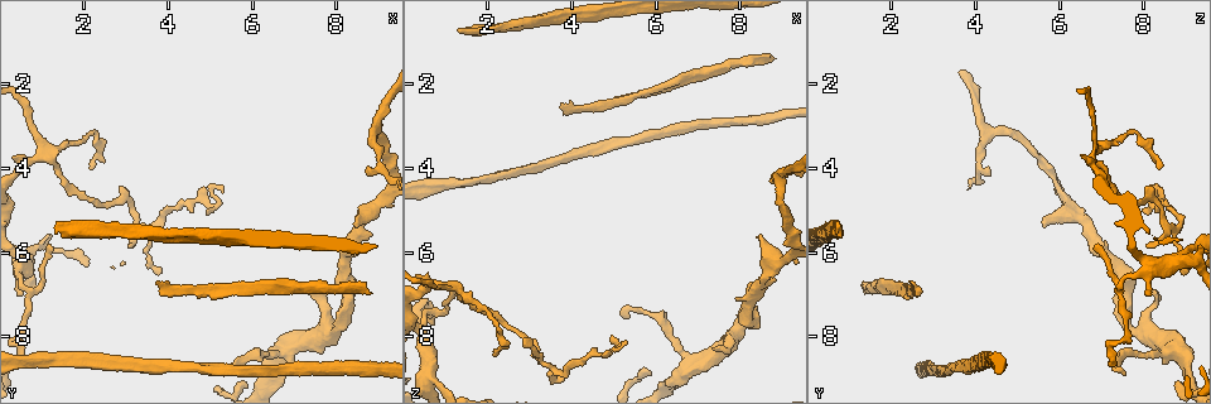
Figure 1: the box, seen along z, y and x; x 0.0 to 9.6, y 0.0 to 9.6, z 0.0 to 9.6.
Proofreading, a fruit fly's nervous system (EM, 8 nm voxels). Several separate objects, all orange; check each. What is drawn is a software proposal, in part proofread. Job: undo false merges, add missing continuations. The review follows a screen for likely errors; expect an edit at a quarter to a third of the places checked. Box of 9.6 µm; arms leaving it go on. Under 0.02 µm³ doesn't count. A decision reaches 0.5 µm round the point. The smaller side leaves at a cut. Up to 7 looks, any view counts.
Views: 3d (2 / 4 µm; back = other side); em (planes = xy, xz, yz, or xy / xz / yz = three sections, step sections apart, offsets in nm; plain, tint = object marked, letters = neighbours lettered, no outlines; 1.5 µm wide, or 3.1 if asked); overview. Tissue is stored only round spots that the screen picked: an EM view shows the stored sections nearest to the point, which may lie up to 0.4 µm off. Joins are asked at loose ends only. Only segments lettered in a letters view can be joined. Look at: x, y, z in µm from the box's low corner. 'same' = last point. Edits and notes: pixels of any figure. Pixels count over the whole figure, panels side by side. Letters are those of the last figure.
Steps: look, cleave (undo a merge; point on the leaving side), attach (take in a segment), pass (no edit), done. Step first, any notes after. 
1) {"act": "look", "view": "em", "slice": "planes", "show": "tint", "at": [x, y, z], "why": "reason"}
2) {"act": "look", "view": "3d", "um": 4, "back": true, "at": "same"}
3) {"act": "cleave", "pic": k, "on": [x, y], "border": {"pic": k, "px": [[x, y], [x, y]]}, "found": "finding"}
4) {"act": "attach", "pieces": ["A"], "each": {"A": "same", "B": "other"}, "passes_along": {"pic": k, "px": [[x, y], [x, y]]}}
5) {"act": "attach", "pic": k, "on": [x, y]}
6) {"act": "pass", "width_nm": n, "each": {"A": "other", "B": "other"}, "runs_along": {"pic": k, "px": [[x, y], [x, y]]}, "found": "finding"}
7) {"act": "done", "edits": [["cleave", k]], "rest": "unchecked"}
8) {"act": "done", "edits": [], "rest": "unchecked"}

{"act": "look", "view": "em", "slice": "xz", "step": 8, "show": "tint", "at": [1.25, 5.50, 0.70], "why": "an open end"}

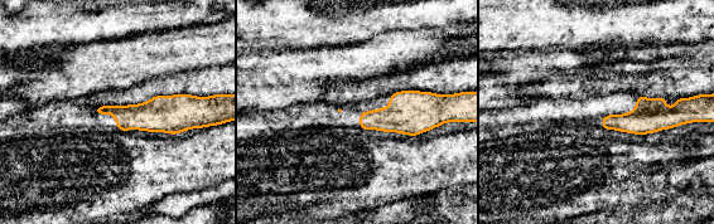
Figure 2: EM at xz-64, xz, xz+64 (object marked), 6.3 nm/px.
{"act": "look", "view": "em", "slice": "planes", "show": "letters", "at": "same"}

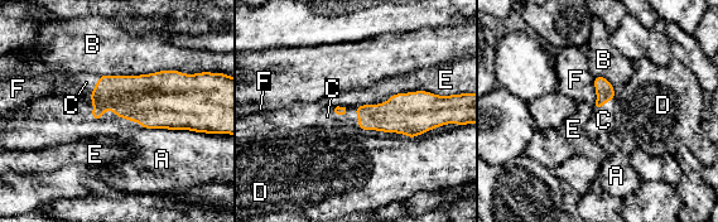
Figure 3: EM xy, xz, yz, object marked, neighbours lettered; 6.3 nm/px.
{"act": "attach", "pic": 3, "on": [86, 82], "longest_contact_nm": ["C", 440], "each": {"A": "other", "B": "other", "C": "same", "D": "other", "E": "other", "F": "other"}, "passes_along": {"pic": 3, "px": [[131, 97], [99, 119], [86, 82]]}, "found": "it goes on there"}

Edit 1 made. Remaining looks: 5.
{"act": "look", "view": "em", "slice": "xy", "step": 8, "show": "letters", "at": [2.20, 4.00, 8.30], "why": "tapers out"}

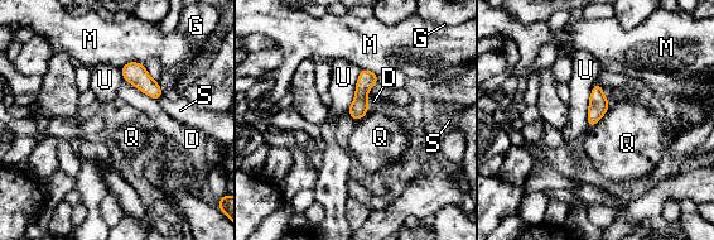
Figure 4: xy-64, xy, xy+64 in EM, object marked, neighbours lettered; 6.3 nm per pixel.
{"act": "pass", "each": {"D": "other", "G": "other", "M": "other", "Q": "other", "S": "other", "U": "other"}, "border": {"pic": 4, "px": [[609, 102], [606, 113], [591, 128]]}, "found": "no lettered segment goes on from it"}

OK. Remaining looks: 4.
{"act": "look", "view": "3d", "um": 2, "at": [7.35, 6.95, 8.30], "why": "branch stops here"}

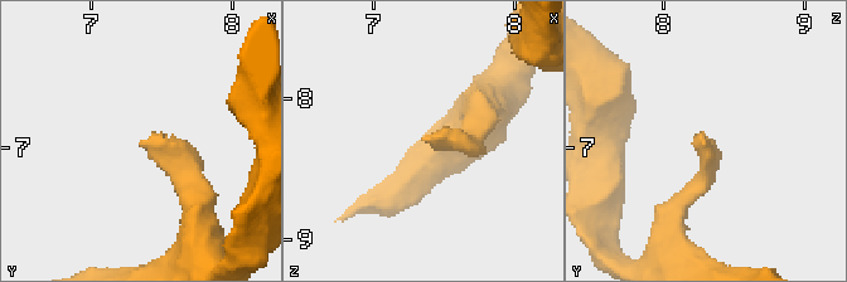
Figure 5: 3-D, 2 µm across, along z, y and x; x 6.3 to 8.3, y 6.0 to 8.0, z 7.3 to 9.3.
{"act": "look", "view": "em", "slice": "xy", "step": 8, "show": "letters", "at": [7.38, 6.98, 8.26]}

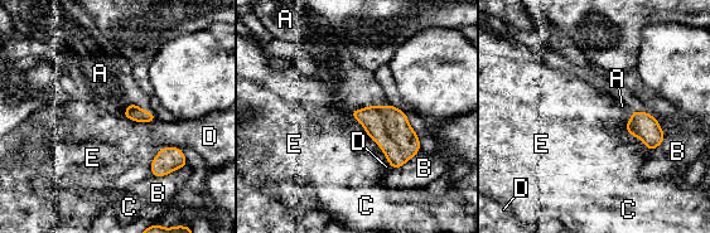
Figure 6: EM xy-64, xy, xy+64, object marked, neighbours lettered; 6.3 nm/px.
{"act": "attach", "pic": 6, "on": [357, 86], "width_nm": 100, "each": {"A": "same", "B": "other", "C": "other", "D": "other", "E": "other"}, "passes_along": {"pic": 6, "px": [[387, 126], [370, 106], [357, 86]]}, "found": "it goes on there"}

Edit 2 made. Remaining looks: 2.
{"act": "done", "edits": [["attach", 3], ["attach", 6]], "rest": "unchecked"}

